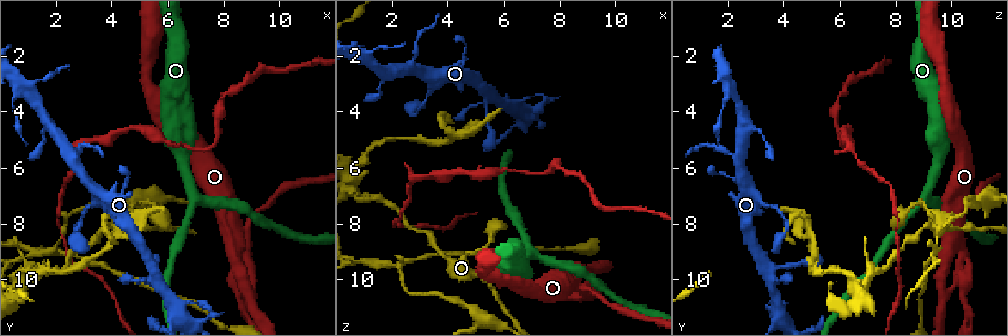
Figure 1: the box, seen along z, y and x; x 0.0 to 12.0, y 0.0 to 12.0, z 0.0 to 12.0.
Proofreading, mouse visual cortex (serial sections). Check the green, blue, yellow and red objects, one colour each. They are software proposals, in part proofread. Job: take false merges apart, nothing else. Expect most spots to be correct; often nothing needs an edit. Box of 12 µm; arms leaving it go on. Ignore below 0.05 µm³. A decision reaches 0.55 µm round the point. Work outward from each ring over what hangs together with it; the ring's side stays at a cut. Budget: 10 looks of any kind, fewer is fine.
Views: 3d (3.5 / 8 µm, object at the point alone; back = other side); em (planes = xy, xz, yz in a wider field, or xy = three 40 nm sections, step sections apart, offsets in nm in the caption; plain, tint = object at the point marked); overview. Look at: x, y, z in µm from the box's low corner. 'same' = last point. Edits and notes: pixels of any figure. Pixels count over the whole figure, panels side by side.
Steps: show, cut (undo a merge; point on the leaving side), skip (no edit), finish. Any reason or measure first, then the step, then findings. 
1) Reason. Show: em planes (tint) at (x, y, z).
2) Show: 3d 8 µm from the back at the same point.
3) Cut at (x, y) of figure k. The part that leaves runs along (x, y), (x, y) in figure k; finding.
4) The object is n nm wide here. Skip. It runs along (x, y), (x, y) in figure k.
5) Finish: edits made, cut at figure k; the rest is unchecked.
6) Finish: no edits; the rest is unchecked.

Three arms meet. Show: 3d 8 µm from the back at (7.0, 7.1, 9.1).

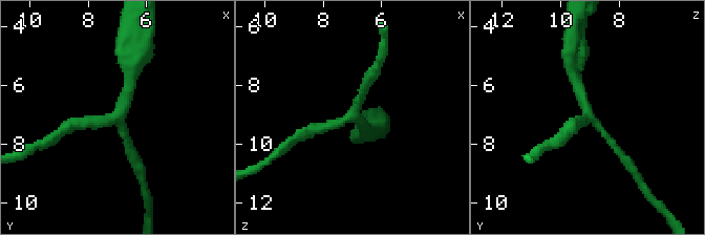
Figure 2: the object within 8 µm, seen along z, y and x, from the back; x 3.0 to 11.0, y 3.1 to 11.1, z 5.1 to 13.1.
Show: 3d 3.5 µm at (6.9, 7.1, 9.1).

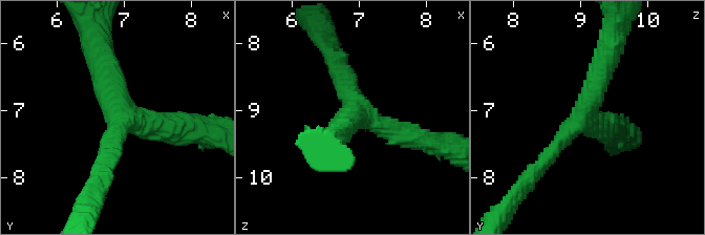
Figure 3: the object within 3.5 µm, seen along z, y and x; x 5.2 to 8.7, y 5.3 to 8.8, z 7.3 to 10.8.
Now the EM. Show: em xy step 2 (tint) at (6.95, 7.05, 9.10).

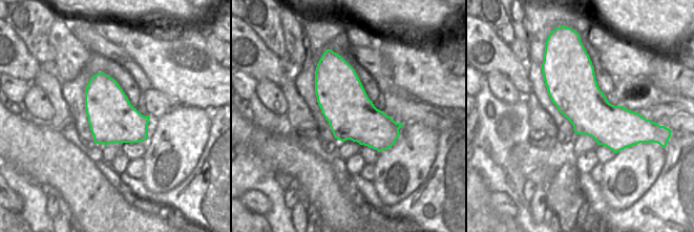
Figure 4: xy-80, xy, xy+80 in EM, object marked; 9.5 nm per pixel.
The arms are 250, 350, 350 nm wide. Skip. It runs along (100, 55), (120, 115), (184, 125) in figure 3; one cell here.

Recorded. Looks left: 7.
Side arm on a straight run. Show: 3d 3.5 µm at (5.5, 9.5, 3.2).

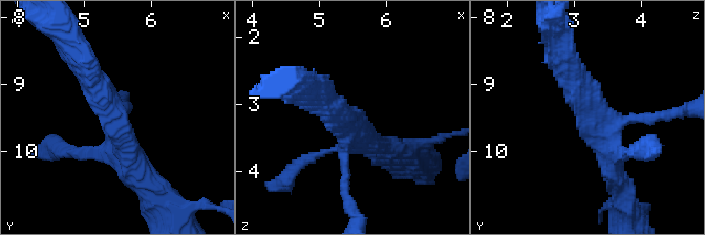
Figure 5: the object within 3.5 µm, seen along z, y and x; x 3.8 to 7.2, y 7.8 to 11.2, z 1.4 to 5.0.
Skip. It runs along (81, 64), (104, 97), (140, 177) in figure 5; one cell here.

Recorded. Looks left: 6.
Sharp bend. Show: 3d 3.5 µm at (7.4, 11.4, 3.7).

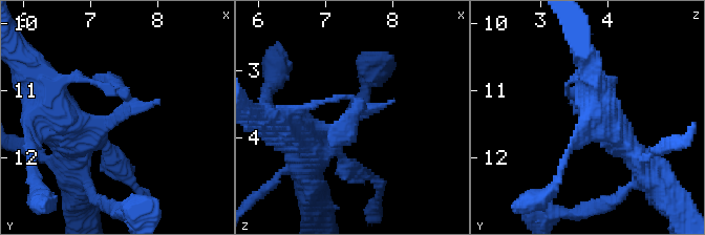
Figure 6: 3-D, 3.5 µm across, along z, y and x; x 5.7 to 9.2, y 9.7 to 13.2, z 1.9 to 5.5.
Show: em xy step 5 (tint) at (7.45, 11.35, 3.70).

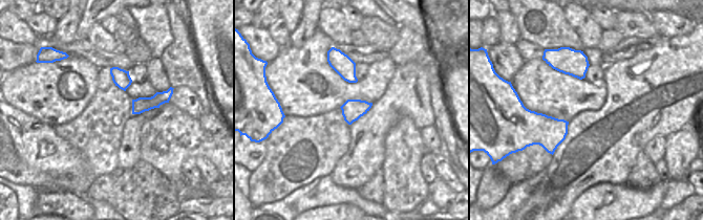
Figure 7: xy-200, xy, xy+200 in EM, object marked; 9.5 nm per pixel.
Show: em xy step 1 (tint) at the same point.

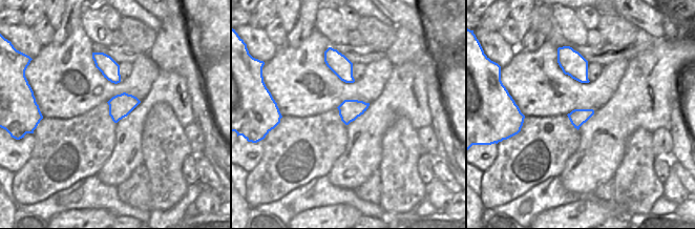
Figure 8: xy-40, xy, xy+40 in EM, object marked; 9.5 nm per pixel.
Skip. It runs along (69, 127), (95, 136), (128, 107), (99, 79) in figure 6; all the same cell.

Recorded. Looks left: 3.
A fork. Show: 3d 3.5 µm at (0.7, 3.1, 2.0).

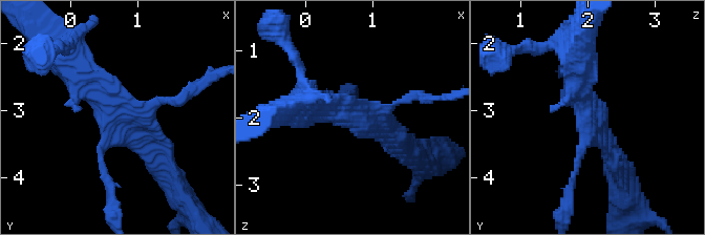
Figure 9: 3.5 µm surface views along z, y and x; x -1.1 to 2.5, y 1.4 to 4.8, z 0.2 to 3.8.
Show: em xy step 1 (tint) at (0.80, 3.10, 2.10).

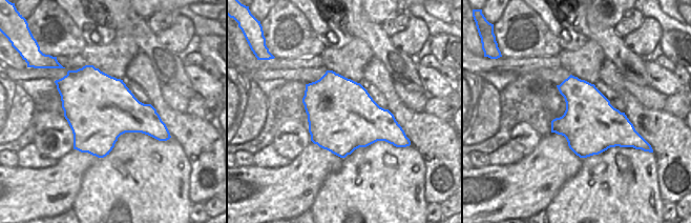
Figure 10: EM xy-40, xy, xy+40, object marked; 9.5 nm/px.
Skip. It runs along (165, 165), (140, 126), (71, 71) in figure 9; continuous, no second cell.

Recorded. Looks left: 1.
Finish: no edits; the rest is unchecked.

